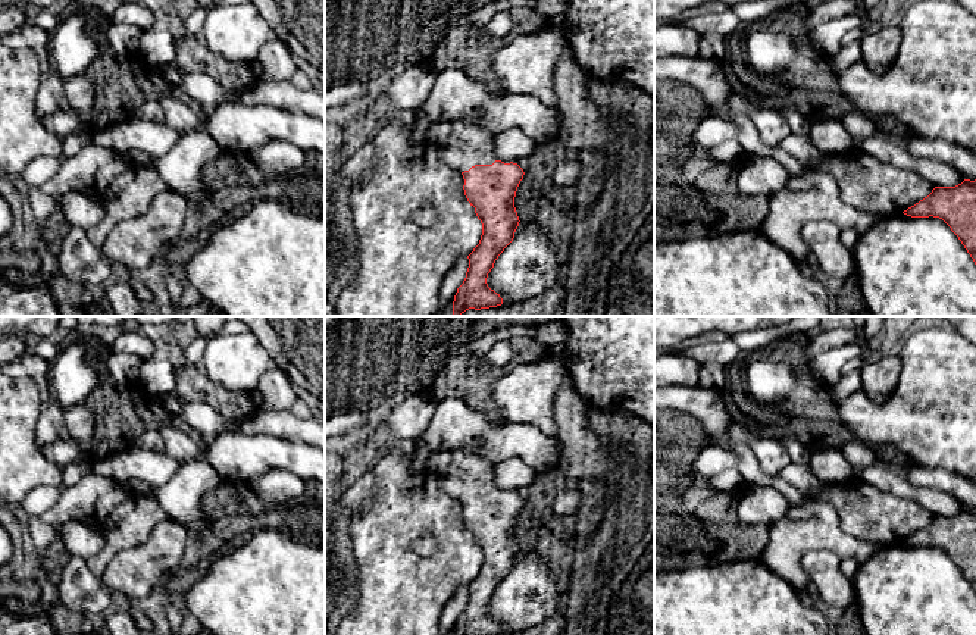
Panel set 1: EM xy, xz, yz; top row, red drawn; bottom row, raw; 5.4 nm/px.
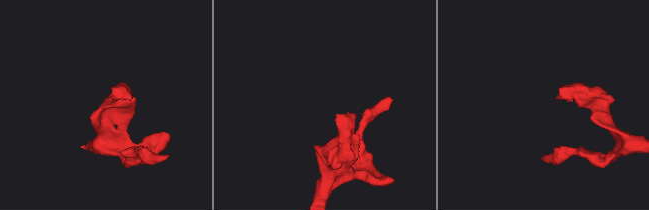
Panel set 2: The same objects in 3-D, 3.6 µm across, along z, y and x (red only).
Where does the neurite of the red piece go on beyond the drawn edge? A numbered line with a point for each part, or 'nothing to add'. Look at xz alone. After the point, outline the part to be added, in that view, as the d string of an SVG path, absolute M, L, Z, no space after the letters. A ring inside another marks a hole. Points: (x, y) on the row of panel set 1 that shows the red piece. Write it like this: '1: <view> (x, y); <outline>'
1: xz (468, 144); M454 119L450 123L451 134L439 146L441 162L445 168L464 172L475 165L492 165L497 160L494 134L463 119Z

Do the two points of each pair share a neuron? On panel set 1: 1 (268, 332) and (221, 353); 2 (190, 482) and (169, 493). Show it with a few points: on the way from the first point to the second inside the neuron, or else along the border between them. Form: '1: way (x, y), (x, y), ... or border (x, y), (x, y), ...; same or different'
1: border (250, 331), (274, 359); different
2: way (185, 487), (180, 493), (174, 493); same

